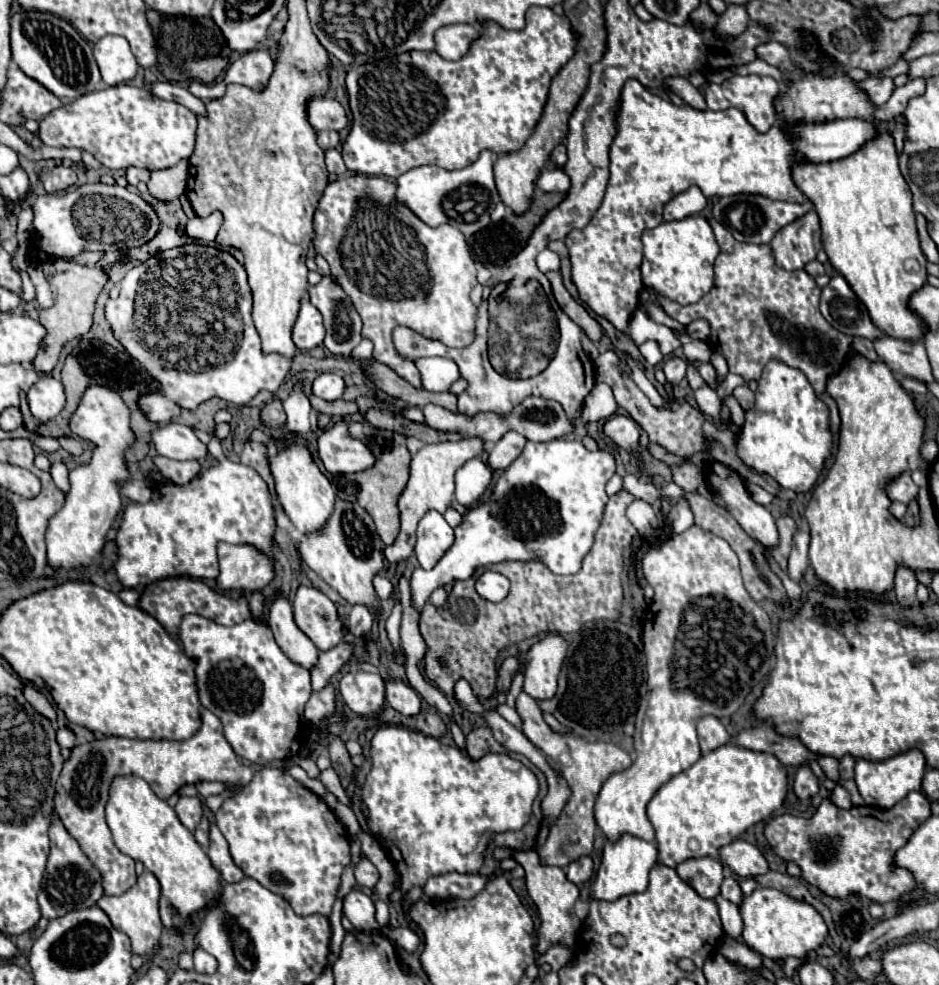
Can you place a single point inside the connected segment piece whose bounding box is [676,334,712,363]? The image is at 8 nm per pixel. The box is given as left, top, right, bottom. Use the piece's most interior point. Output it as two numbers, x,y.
693,349

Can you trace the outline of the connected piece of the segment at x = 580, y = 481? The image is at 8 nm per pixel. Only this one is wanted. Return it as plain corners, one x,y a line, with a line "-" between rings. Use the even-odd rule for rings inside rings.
551,440
543,444
527,442
521,456
511,462
511,466
499,476
491,496
477,506
469,508
463,514
461,524
455,528
455,542
445,552
445,556
431,568
423,570
417,568
411,576
411,592
415,608
421,610
423,604
429,600
431,592
439,586
445,586
455,580
467,580
479,566
497,564
505,560
539,560
545,564
553,574
575,574
579,572
583,556
591,550
595,532
601,524
605,504
609,500
605,492
607,480
615,474
615,458
607,450
587,450
579,440

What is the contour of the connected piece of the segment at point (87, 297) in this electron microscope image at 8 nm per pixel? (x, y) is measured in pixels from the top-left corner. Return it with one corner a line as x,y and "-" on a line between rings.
55,260
45,266
45,276
55,290
55,304
49,310
39,310
39,322
45,322
47,328
47,338
43,342
43,350
39,350
33,366
37,366
39,372
49,374
63,350
63,346
77,338
83,336
91,330
93,326
93,312
95,312
95,302
107,284
107,272
101,266
85,266
77,262
67,262
67,260

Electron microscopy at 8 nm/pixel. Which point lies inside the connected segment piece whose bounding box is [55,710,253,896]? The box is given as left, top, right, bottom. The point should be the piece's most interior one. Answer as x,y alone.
81,793

